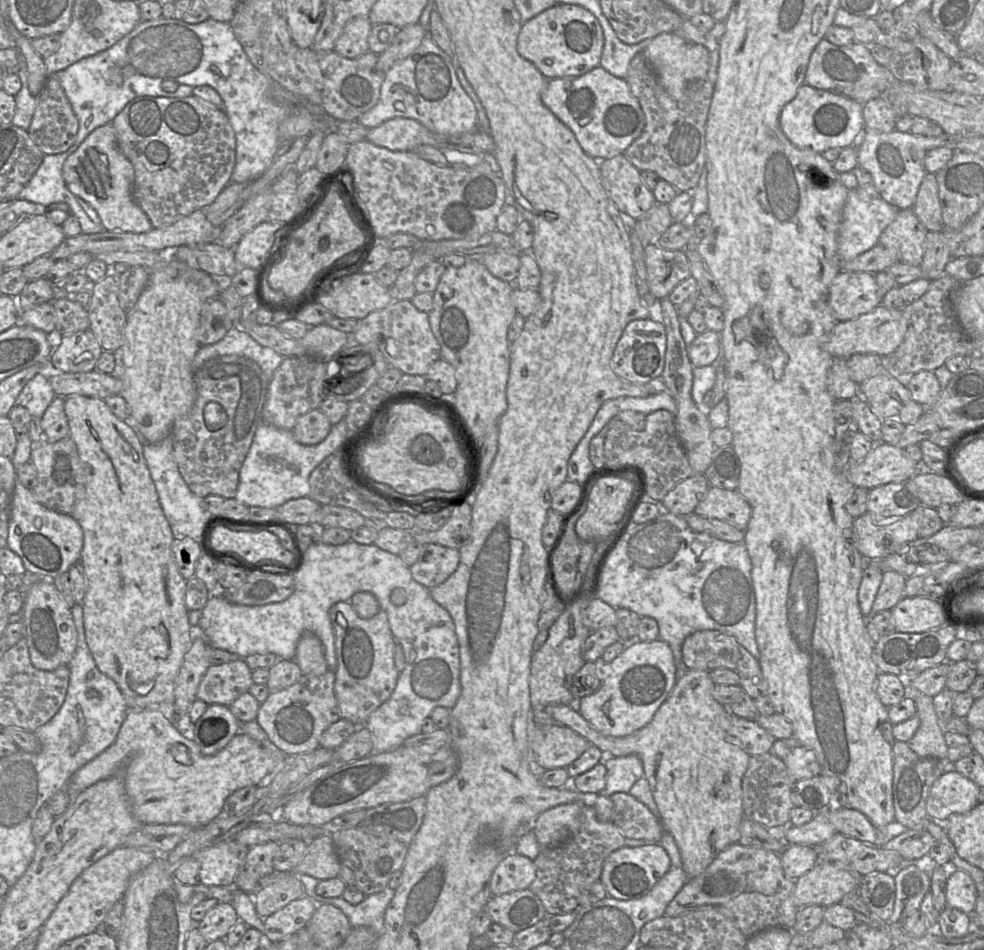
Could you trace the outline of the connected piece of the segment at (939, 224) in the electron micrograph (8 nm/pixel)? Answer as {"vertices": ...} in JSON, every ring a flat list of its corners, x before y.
{"vertices":[[926,173,912,209,928,231,942,232,945,229,935,173]]}

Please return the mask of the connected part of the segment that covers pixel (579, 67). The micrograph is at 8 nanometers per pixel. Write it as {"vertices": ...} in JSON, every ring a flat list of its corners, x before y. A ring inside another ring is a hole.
{"vertices":[[559,4,523,22,517,37,518,54,532,63,546,79,575,78,599,66,604,36,597,18,579,5]]}

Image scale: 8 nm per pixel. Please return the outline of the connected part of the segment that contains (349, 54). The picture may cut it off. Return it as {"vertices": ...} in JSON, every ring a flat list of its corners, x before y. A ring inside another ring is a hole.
{"vertices":[[368,17,350,19,337,39,333,52,348,59,355,59,367,53,372,26]]}

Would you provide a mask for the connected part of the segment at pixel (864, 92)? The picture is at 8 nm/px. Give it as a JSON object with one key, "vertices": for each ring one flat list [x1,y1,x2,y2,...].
{"vertices":[[825,38,814,48,805,75,805,83,809,86,843,94,860,104,880,97,895,80,896,78,888,67,874,60,869,46,859,42,837,46]]}

